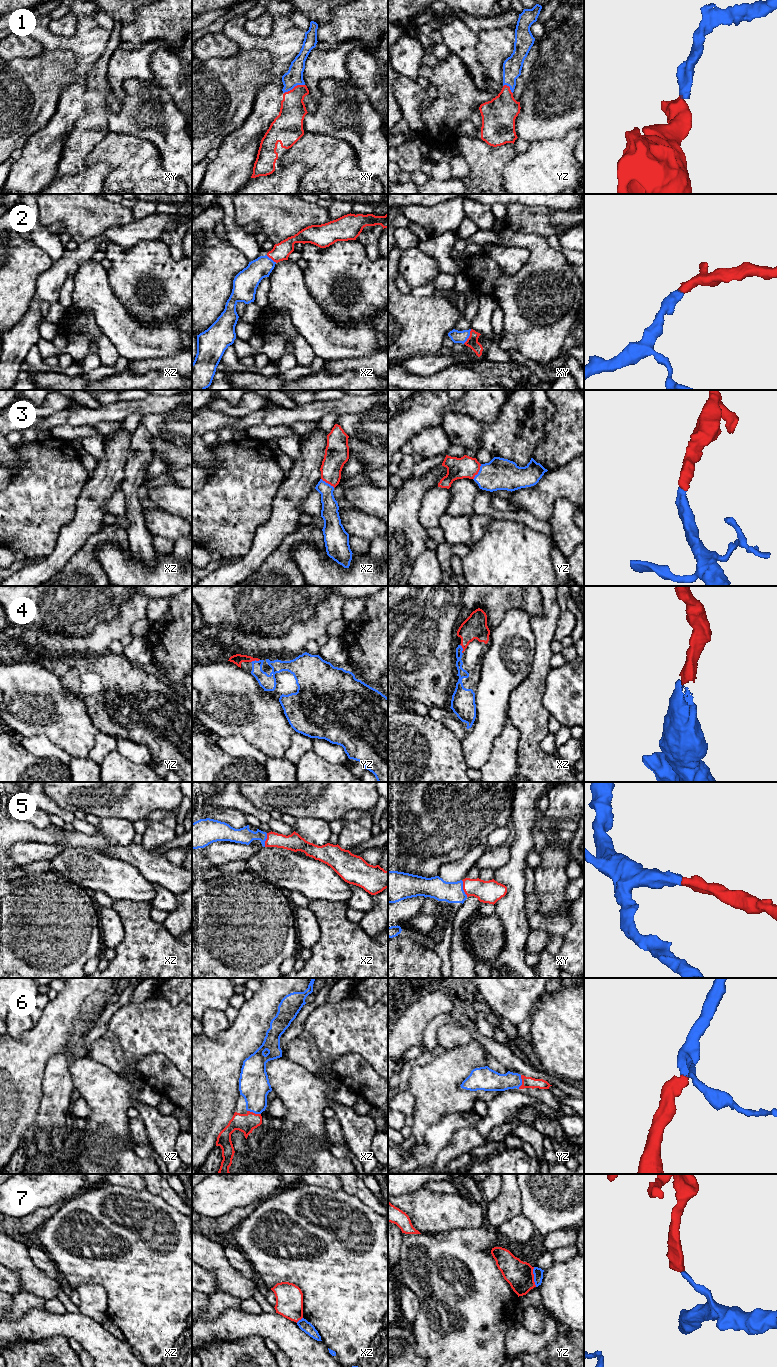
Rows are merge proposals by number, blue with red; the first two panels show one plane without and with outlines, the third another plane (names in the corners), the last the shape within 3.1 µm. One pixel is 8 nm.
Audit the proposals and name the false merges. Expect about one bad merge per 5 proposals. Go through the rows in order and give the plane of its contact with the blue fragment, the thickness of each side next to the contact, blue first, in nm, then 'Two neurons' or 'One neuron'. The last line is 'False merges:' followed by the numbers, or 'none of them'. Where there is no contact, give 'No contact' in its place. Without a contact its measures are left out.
1: Touches blue in xy. Thickness 140 nm (blue) against 200 nm. One neuron
2: Touches blue in xy. Thickness 100 nm (blue) against 90 nm. One neuron
3: Touches blue in yz. Thickness 260 nm (blue) against 180 nm. One neuron
4: Touches blue in yz. Thickness 130 nm (blue) against 90 nm. One neuron
5: Touches blue in xy. Thickness 180 nm (blue) against 180 nm. One neuron
6: Touches blue in xz. Thickness 240 nm (blue) against 150 nm. One neuron
7: Touches blue in yz. Thickness 80 nm (blue) against 220 nm. Two neurons
False merges: 7

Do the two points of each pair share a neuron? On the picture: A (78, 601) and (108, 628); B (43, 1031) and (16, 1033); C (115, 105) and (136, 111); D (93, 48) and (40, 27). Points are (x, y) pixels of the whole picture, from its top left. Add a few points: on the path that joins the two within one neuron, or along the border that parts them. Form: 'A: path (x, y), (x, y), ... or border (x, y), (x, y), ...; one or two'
A: border (120, 608), (111, 620), (101, 621), (82, 636); two
B: border (35, 1024), (18, 1039), (10, 1036); two
C: border (121, 101), (119, 110), (112, 113); two
D: path (80, 44), (54, 42), (52, 40); one

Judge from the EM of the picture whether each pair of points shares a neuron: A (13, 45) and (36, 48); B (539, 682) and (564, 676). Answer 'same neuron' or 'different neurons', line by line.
A: same neuron
B: different neurons

